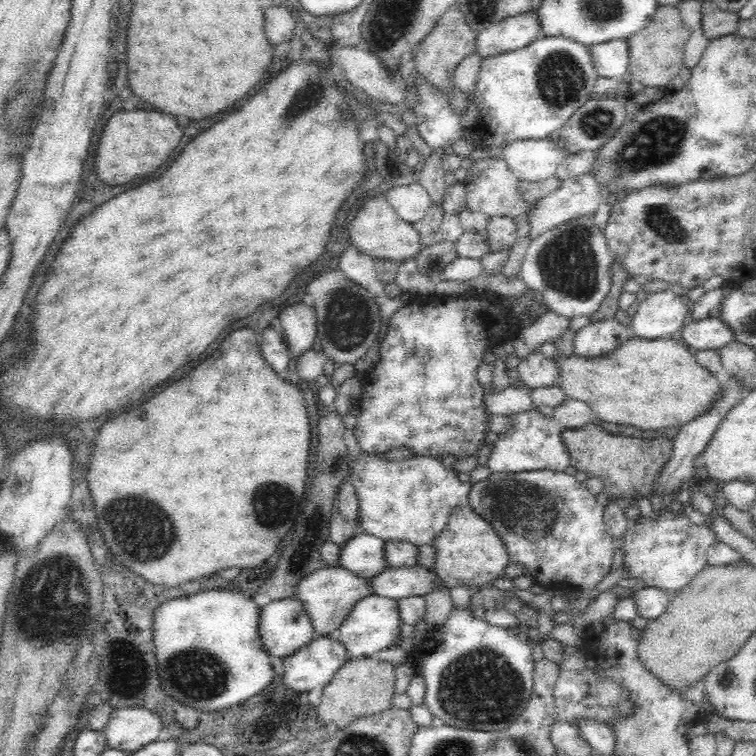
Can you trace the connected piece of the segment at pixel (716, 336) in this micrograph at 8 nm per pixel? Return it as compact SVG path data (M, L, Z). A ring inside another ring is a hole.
M720 316L689 320L683 326L681 334L685 344L692 350L720 349L736 338L736 331L726 325L726 321Z

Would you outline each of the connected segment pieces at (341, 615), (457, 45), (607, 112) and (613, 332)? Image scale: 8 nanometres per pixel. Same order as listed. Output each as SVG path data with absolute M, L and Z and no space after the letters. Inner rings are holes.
M327 565L326 568L320 568L312 572L310 576L306 576L304 580L300 580L298 592L294 597L304 601L306 609L310 611L311 618L313 618L315 637L320 637L335 635L352 612L354 605L362 598L373 594L374 583L371 578L362 578L342 566Z
M456 4L451 5L449 10L442 14L436 21L436 26L426 34L420 43L412 51L415 61L415 69L434 90L436 94L442 94L448 98L448 94L454 90L454 74L460 62L477 50L479 34L467 26L464 16Z
M592 95L574 114L558 129L560 140L564 145L564 150L570 154L581 152L582 150L596 151L602 148L619 126L627 121L626 104L615 97L602 97Z
M622 317L592 322L575 335L574 353L586 360L606 358L631 338L631 329Z

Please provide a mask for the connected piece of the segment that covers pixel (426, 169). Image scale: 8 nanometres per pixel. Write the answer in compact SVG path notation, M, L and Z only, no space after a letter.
M434 148L430 156L421 163L420 173L416 176L416 182L428 191L432 202L438 201L440 204L447 189L444 174L448 171L442 158L444 158L444 148Z

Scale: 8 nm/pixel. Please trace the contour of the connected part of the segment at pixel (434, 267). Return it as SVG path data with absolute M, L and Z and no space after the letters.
M442 240L440 242L429 244L419 252L415 257L417 269L422 276L427 276L434 280L435 274L438 276L444 272L444 268L453 260L456 260L458 253L455 249L455 243Z

